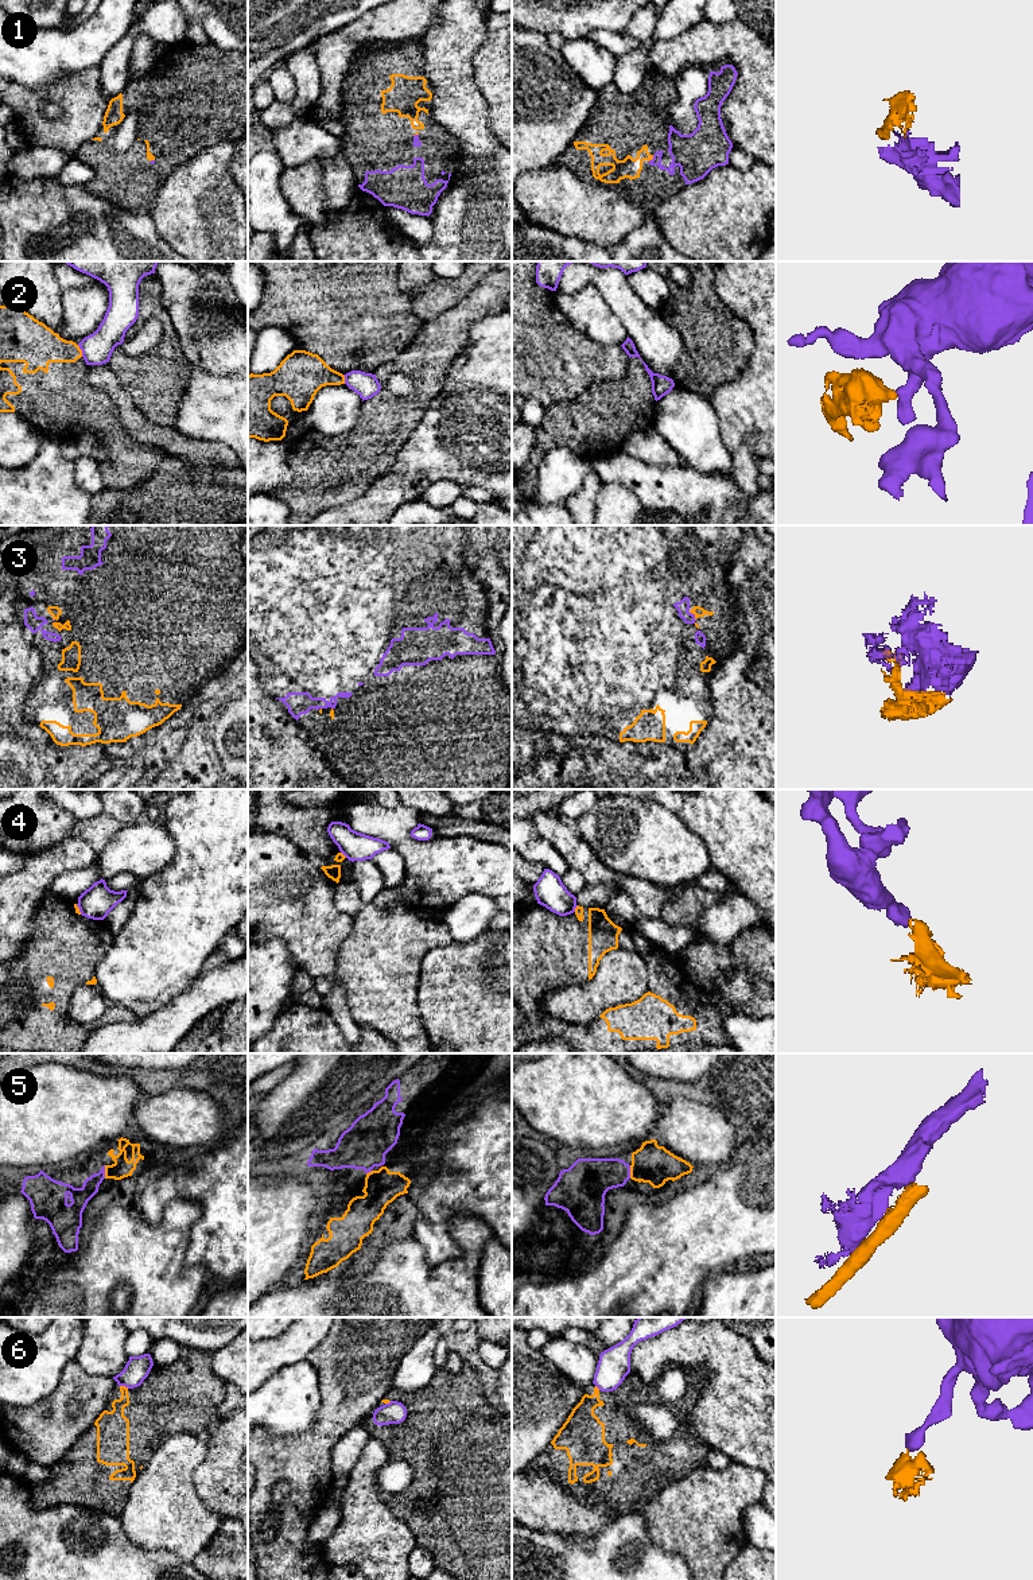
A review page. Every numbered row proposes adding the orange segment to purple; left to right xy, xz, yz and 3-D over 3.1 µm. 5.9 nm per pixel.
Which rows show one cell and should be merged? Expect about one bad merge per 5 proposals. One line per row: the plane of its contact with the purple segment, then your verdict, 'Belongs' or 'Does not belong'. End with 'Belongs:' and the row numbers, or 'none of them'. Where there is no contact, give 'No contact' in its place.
1: Touches purple in yz. Belongs
2: Touches purple in xy. Does not belong
3: Touches purple in yz. Belongs
4: Touches purple in xy. Does not belong
5: Touches purple in xy. Belongs
6: Touches purple in xy. Does not belong
Belongs: 1, 3, 5

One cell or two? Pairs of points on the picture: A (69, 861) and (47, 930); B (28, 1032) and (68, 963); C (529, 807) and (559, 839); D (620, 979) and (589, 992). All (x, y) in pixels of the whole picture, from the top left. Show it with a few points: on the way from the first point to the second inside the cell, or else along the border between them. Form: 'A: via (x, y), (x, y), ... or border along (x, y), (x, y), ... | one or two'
A: border along (50, 889), (43, 895), (32, 917) | two
B: via (35, 1014), (41, 1009), (41, 990), (50, 981) | one
C: border along (554, 810), (538, 811), (531, 818) | two
D: via (612, 985), (604, 992), (597, 992) | one

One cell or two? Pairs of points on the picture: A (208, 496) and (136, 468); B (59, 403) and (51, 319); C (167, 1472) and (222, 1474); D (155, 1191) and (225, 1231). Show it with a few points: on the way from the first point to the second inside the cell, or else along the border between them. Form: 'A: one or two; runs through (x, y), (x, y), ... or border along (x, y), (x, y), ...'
A: two; border along (163, 454), (162, 464), (148, 477), (123, 486)
B: two; border along (32, 317), (58, 334)
C: two; border along (200, 1462), (195, 1470), (194, 1490), (205, 1503)
D: one; runs through (175, 1191), (195, 1191), (216, 1211)

